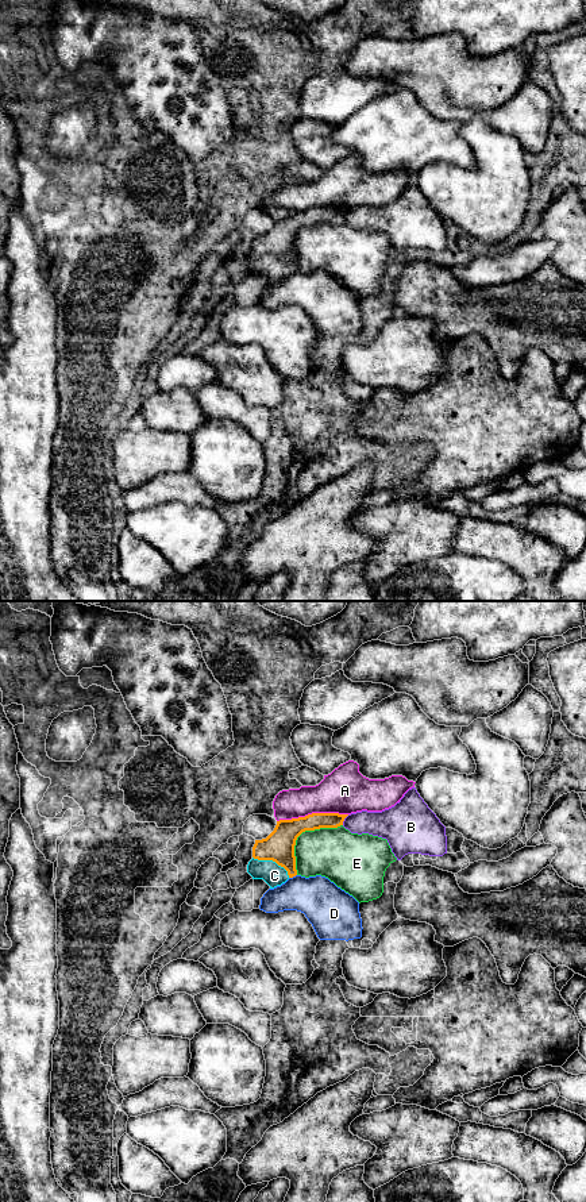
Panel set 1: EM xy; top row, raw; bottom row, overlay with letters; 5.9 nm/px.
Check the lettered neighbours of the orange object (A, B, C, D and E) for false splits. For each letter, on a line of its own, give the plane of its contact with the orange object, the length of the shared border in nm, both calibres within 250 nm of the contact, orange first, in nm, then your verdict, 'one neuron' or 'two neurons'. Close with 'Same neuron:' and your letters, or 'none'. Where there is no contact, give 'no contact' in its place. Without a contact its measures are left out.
A: meets orange in xy; contact 420 nm long; 170 nm thick on the orange side, 280 nm on the other; two neurons
B: meets orange in xy; contact 80 nm long; 100 nm thick on the orange side, 170 nm on the other; two neurons
C: meets orange in xy; contact 260 nm long; 180 nm thick on the orange side, 130 nm on the other; one neuron
D: meets orange in xy; contact 50 nm long; 180 nm thick on the orange side, 260 nm on the other; two neurons
E: meets orange in xy; contact 400 nm long; 180 nm thick on the orange side, 300 nm on the other; two neurons
Same neuron: C

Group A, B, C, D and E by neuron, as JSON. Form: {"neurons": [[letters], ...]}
{"neurons": [["A", "E"], ["B"], ["C"], ["D"]]}

